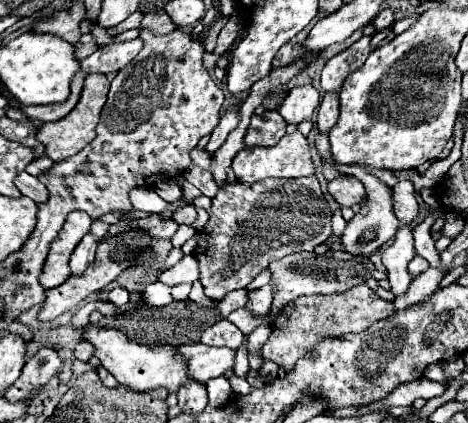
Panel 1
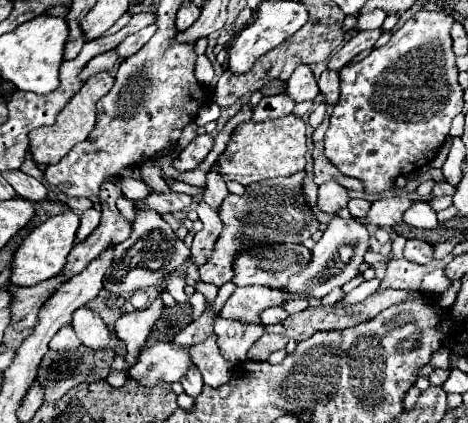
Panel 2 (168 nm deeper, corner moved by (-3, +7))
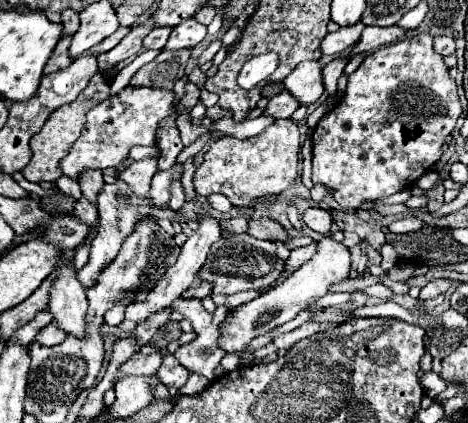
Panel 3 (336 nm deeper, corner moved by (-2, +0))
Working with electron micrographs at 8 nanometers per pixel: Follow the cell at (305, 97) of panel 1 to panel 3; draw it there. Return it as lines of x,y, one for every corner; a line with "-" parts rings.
316,60
302,62
284,80
284,86
286,86
286,90
290,90
300,100
300,104
308,106
308,104
316,102
324,92
320,62
316,62

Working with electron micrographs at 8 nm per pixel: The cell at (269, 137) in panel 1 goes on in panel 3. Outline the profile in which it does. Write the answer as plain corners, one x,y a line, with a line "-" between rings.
284,90
282,94
278,94
270,100
264,114
272,116
272,118
290,118
298,106
300,106
300,102
288,90

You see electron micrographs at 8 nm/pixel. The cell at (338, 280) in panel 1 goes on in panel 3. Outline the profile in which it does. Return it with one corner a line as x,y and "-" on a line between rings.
230,234
222,236
212,244
208,260
198,270
198,276
206,282
212,282
212,294
236,294
240,290
252,290
268,286
268,280
276,280
282,272
284,262
276,258
276,246
270,240
258,240
250,234

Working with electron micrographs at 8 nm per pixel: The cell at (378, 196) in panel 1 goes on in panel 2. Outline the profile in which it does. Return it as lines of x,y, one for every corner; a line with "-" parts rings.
339,215
333,217
333,221
329,223
323,237
311,249
311,255
313,255
311,263
299,275
293,275
289,279
289,283
285,285
285,289
293,295
289,299
325,297
335,287
343,287
349,279
353,279
359,273
359,265
363,263
363,255
369,249
369,235
371,233
369,233
365,221
361,221
357,217
349,217
349,219
343,219

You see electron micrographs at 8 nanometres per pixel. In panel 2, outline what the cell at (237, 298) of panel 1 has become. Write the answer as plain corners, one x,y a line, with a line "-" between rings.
203,311
203,315
199,319
195,319
193,323
189,323
175,339
173,343
179,345
197,345
201,341
205,341
209,335
213,335
213,323
219,317
217,311

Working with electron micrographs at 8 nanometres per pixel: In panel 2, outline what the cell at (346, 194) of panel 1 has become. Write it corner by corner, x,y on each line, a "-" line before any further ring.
329,181
329,183
323,183
319,187
319,207
327,213
337,213
341,207
347,207
349,203
349,191
339,185
337,181

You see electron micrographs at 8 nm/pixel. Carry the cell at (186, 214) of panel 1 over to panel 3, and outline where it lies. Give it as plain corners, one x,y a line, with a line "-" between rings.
178,180
172,182
172,188
170,188
170,202
168,202
168,208
170,210
180,210
184,206
184,192
182,192
182,186

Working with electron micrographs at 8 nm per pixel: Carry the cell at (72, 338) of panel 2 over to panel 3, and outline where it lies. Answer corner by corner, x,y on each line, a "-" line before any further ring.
52,320
46,328
42,328
42,330
38,332
38,336
36,336
36,340
38,340
42,346
56,346
56,344
64,342
64,338
66,338
66,332
60,330
54,320

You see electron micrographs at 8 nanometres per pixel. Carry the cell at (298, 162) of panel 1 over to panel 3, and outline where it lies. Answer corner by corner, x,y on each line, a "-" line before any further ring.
290,118
276,120
258,136
246,140
218,138
204,152
204,162
196,168
194,190
200,196
210,196
212,192
224,194
232,206
248,206
254,198
266,194
282,194
296,178
298,152
300,132

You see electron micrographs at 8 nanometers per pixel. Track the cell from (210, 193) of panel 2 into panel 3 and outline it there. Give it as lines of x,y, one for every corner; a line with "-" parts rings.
200,218
198,220
198,230
186,240
186,244
182,246
182,252
176,260
176,264
172,268
168,268
168,272
162,276
162,280
148,292
148,298
142,300
142,302
132,302
126,306
126,312
124,312
124,320
118,324
120,330
124,332
134,332
134,328
144,322
146,318
150,318
152,314
160,312
160,310
166,310
186,288
190,288
190,284
194,282
194,274
198,268
202,268
206,256
208,256
208,250
212,246
212,242
220,240
220,224
214,220
214,218

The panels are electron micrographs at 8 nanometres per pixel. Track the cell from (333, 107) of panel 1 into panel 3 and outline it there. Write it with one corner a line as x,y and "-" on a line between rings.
340,56
340,58
334,58
330,64
324,66
324,88
326,92
332,96
336,92
336,84
338,84
338,78
342,76
344,72
344,66
350,62
350,58
346,56

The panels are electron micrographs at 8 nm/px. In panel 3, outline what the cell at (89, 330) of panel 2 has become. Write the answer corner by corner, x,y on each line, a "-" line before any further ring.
60,256
56,262
56,280
52,280
48,310
64,332
82,338
86,306
84,286
76,280
76,268
64,268
64,258

